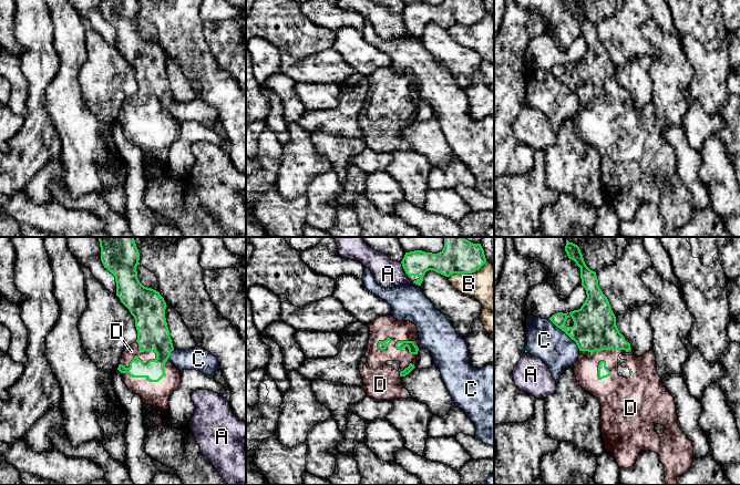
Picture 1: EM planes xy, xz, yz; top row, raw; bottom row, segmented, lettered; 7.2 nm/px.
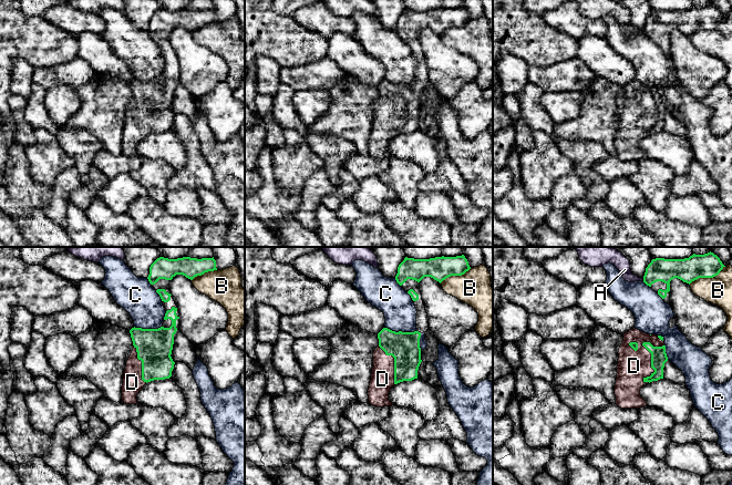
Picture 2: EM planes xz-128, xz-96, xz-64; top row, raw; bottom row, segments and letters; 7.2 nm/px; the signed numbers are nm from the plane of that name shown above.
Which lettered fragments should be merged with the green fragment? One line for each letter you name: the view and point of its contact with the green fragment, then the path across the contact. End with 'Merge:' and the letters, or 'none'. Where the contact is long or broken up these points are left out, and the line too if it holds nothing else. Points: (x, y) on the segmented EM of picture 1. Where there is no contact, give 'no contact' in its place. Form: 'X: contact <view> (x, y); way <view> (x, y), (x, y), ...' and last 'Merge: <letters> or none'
D: contact xy (137, 357)
Merge: D

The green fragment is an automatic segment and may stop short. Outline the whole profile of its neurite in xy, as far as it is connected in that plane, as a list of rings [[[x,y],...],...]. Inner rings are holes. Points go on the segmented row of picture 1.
[[[99,237],[99,241],[101,261],[115,277],[116,296],[134,317],[137,330],[137,340],[125,349],[117,370],[126,386],[138,394],[145,404],[167,412],[168,398],[181,384],[181,372],[168,360],[174,347],[165,318],[166,302],[158,291],[144,287],[137,278],[140,252],[134,237]]]

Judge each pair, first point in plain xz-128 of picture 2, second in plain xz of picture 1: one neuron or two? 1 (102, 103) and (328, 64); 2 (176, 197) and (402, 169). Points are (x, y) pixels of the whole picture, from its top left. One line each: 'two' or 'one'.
1: two
2: two

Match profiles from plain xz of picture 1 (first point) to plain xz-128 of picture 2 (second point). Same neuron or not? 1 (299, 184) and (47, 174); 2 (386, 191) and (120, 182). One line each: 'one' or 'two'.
1: one
2: one

